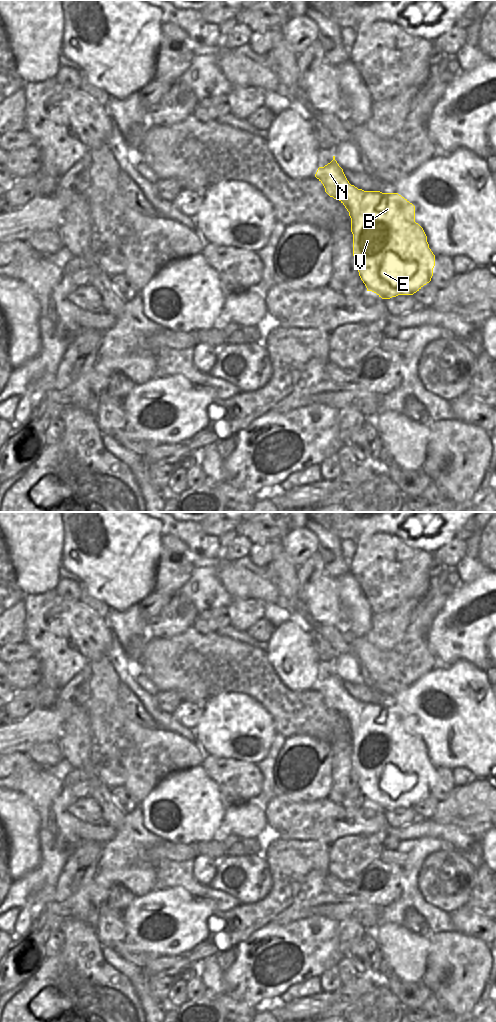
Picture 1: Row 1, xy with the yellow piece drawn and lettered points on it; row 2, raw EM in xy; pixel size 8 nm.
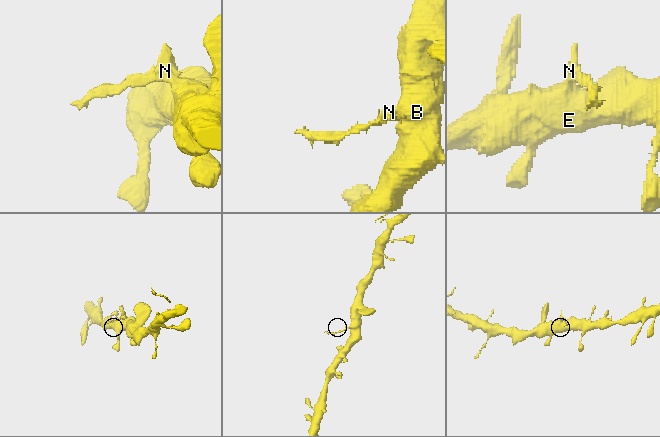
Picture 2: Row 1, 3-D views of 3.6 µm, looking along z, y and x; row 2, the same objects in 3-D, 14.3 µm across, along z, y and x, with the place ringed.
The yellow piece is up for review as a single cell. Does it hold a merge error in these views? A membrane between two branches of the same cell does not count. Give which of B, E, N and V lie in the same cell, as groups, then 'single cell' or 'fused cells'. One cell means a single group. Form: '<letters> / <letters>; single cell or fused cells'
B E V / N; fused cells

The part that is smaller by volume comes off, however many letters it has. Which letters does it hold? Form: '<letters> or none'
N

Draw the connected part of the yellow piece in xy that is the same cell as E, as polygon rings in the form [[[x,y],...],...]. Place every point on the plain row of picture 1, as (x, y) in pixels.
[[[354,697],[335,704],[338,711],[349,724],[353,746],[353,768],[357,782],[367,803],[376,805],[382,811],[398,807],[413,807],[431,793],[435,778],[435,767],[429,760],[423,740],[415,734],[415,718],[398,705],[364,703]]]

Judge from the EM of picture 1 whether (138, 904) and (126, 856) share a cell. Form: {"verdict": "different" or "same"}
{"verdict": "different"}

